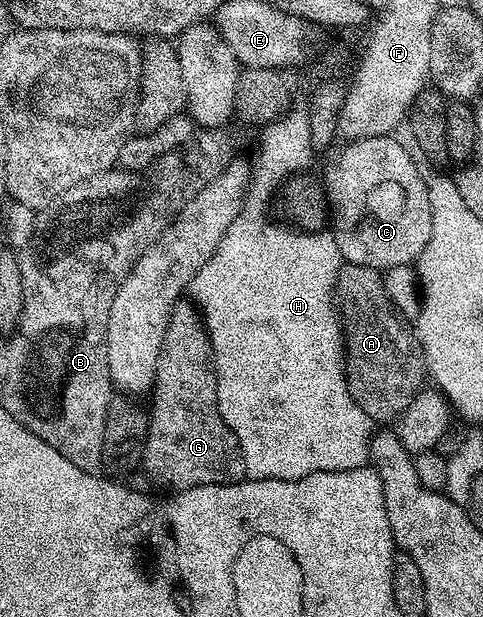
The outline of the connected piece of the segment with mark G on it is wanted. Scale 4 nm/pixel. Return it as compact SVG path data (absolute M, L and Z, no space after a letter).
M179 301L170 311L170 322L156 360L153 396L148 405L150 423L141 469L155 487L163 486L166 492L181 492L201 486L230 486L247 477L236 436L228 424L224 424L218 411L218 375L214 373L214 349L210 347L210 334L198 307L189 301Z

